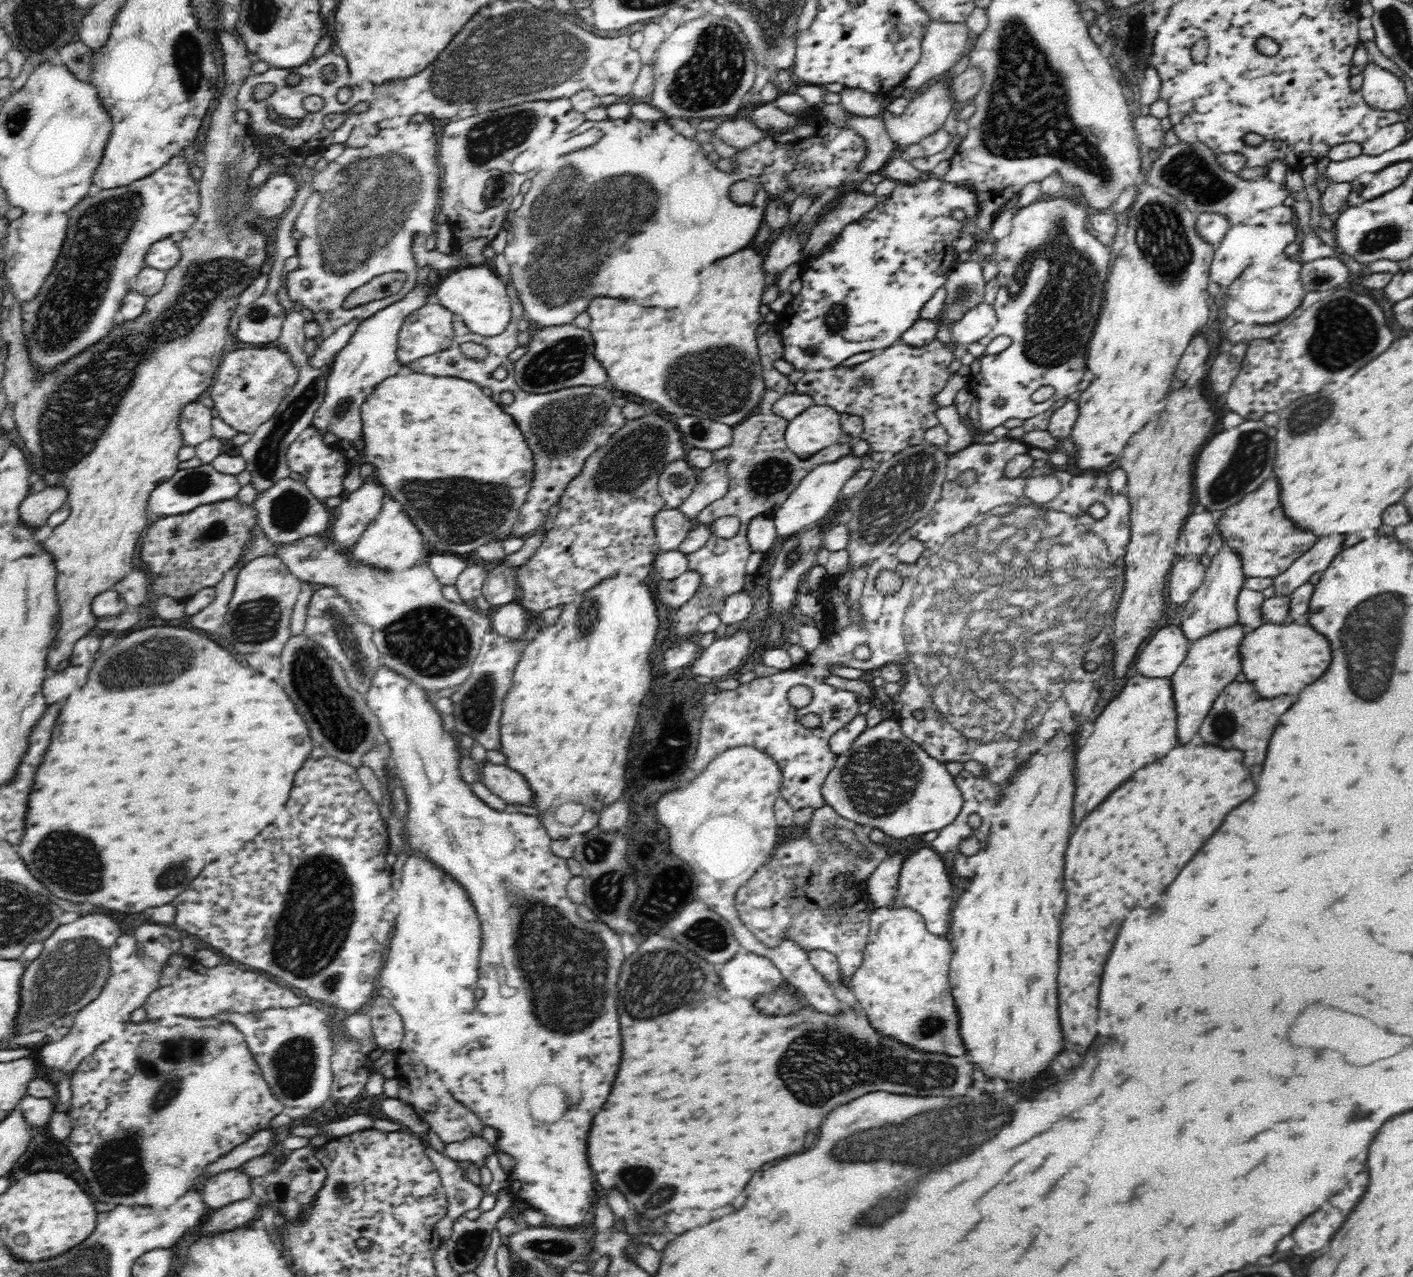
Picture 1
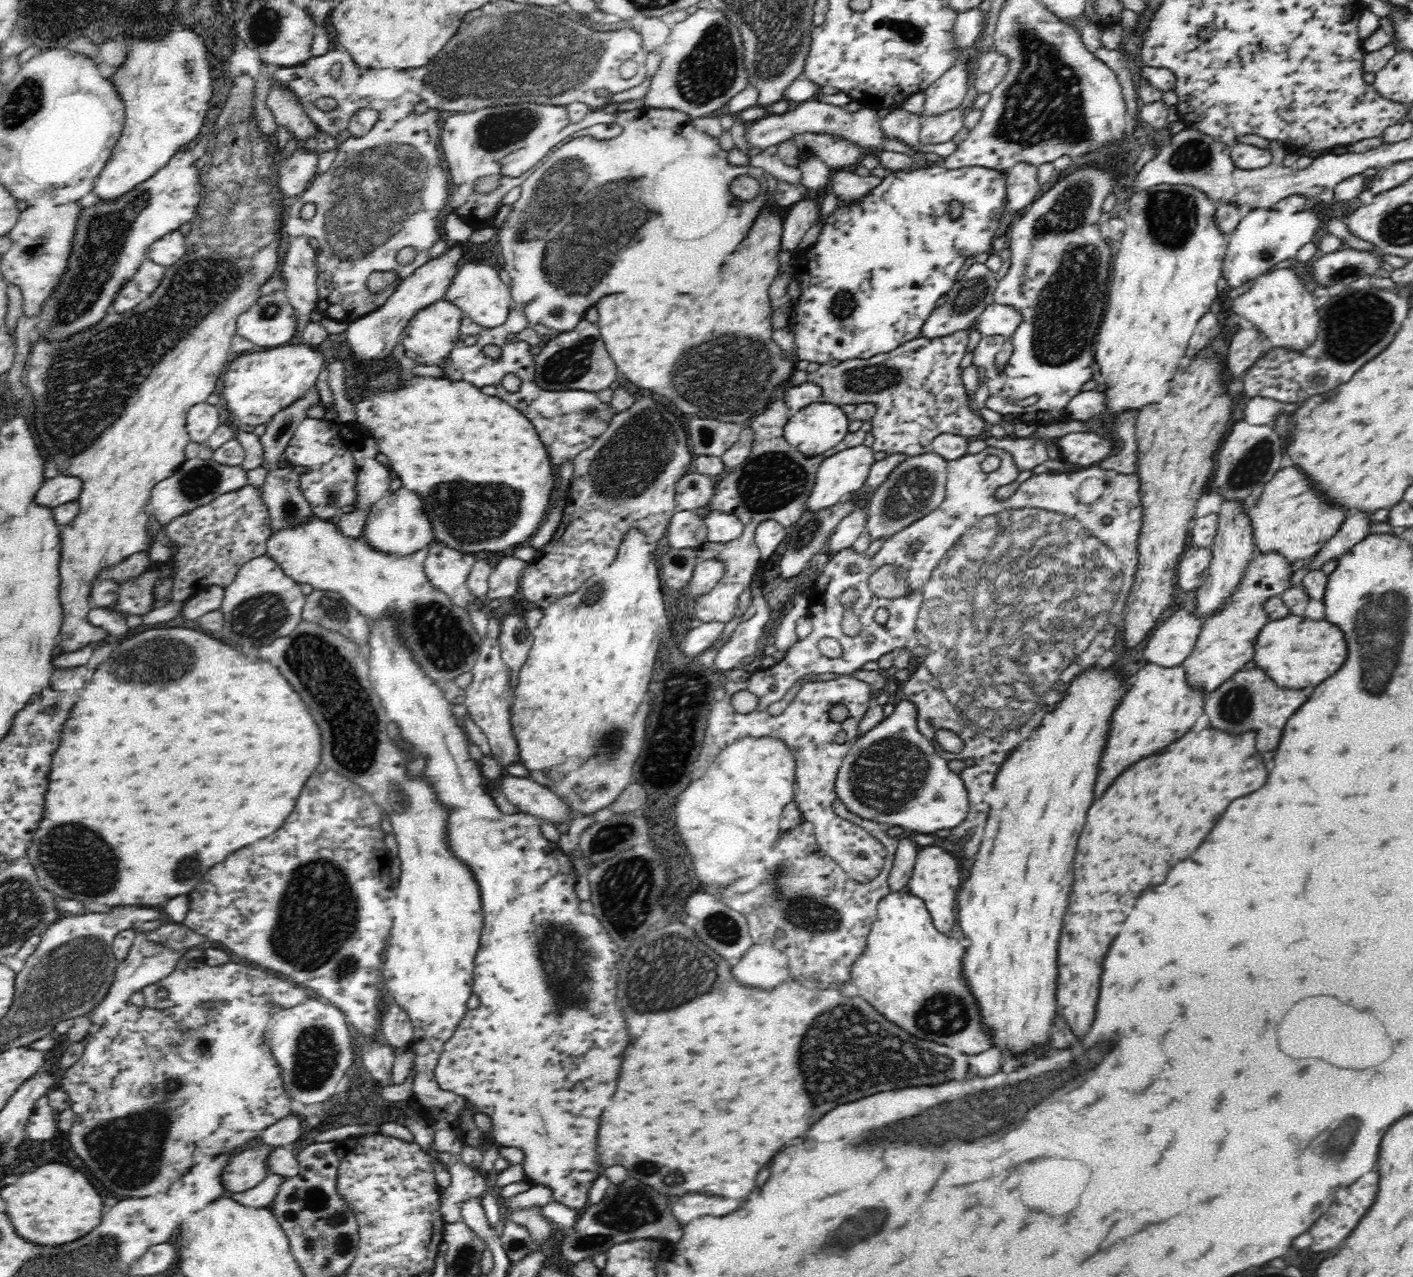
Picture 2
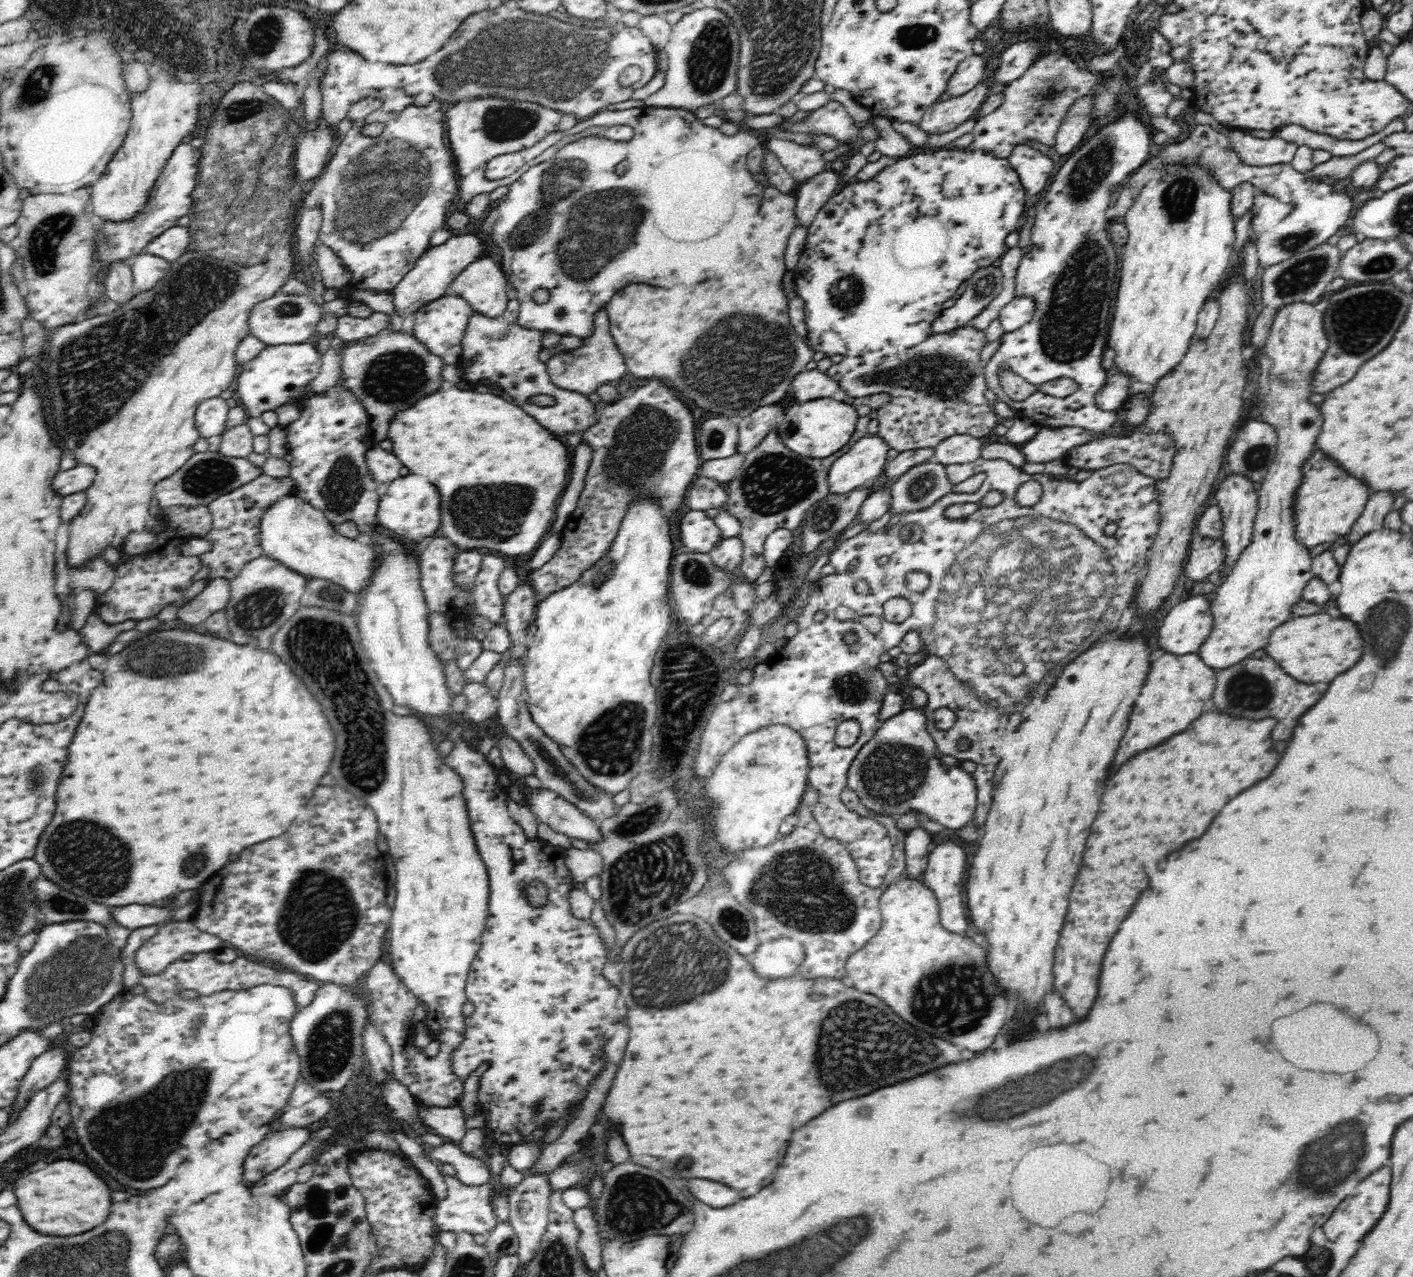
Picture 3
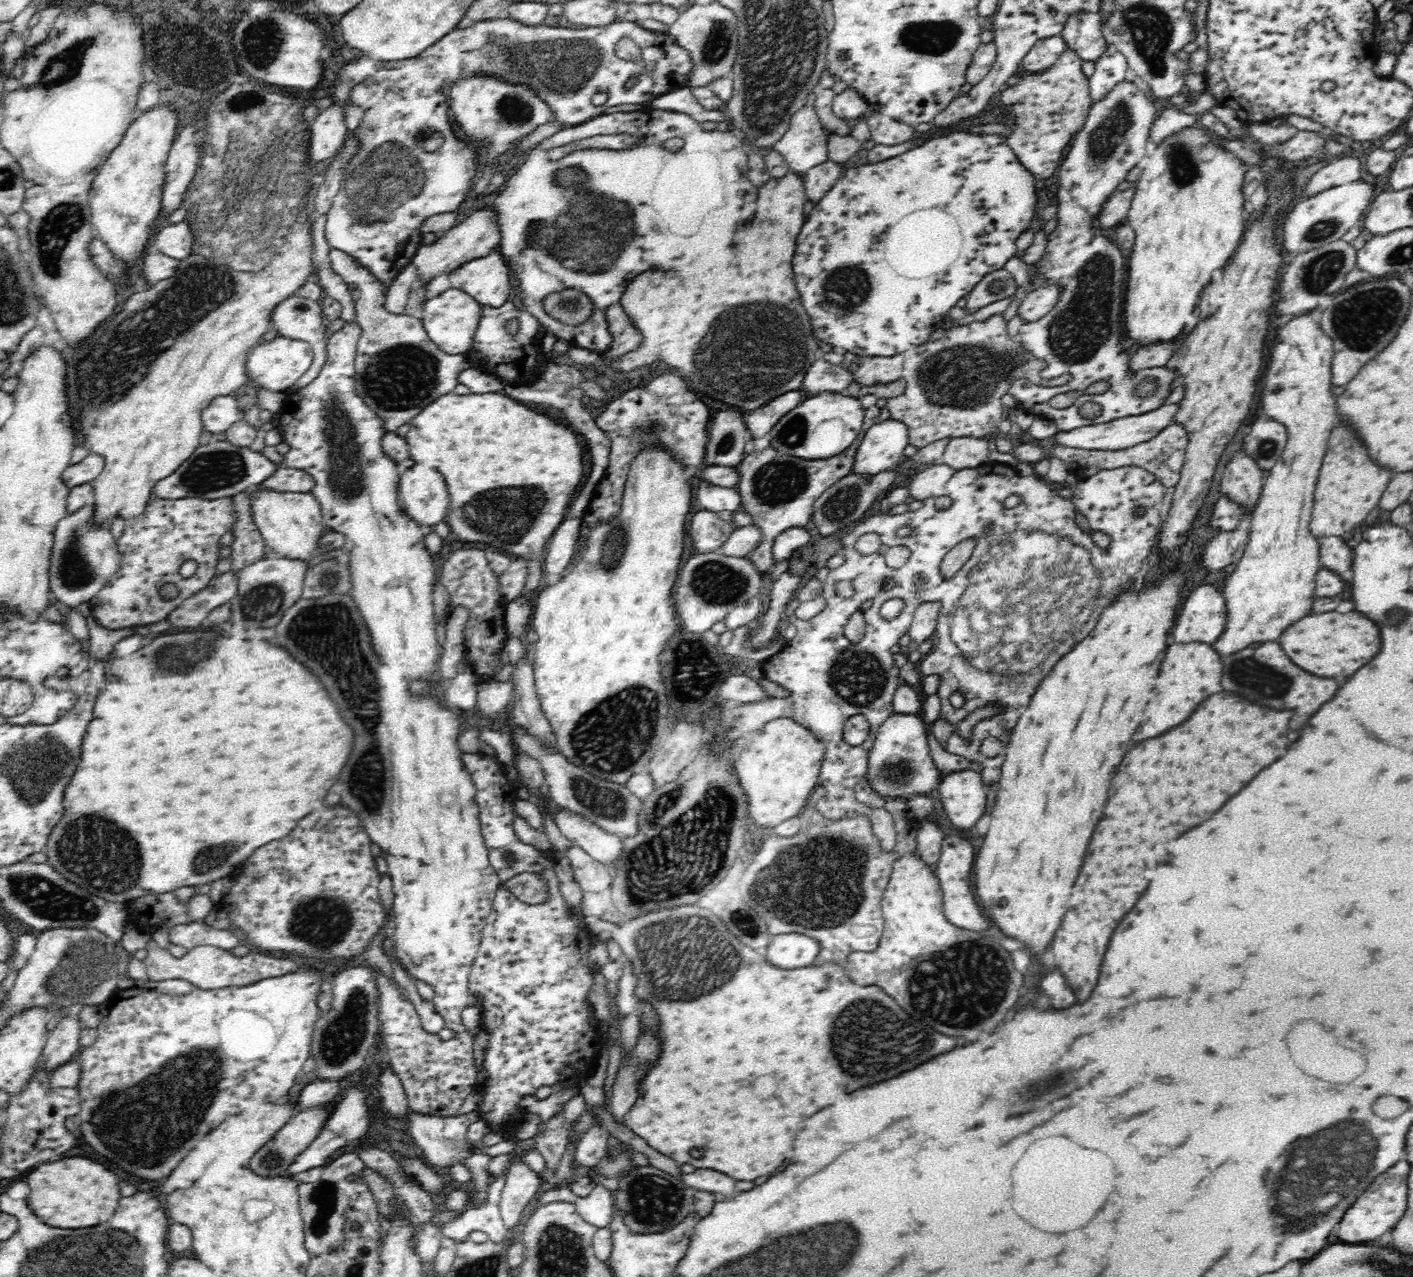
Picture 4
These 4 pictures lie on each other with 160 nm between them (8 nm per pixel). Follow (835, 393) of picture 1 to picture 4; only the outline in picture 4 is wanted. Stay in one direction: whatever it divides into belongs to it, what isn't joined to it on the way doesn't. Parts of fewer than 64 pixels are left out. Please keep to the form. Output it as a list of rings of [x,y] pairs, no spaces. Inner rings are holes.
[[[1003,313],[993,314],[983,321],[957,324],[948,328],[938,340],[928,340],[921,346],[892,357],[862,357],[850,367],[855,380],[862,385],[892,382],[904,379],[907,388],[898,396],[888,397],[883,406],[890,412],[890,418],[902,420],[910,429],[910,444],[918,449],[931,442],[950,436],[952,438],[970,436],[986,437],[997,429],[997,425],[1006,419],[1007,408],[1002,405],[1002,396],[1009,394],[1010,388],[1021,379],[1034,383],[1040,380],[1043,367],[1041,359],[1035,358],[1033,351],[1020,341],[1018,336],[1008,334],[1008,320]]]

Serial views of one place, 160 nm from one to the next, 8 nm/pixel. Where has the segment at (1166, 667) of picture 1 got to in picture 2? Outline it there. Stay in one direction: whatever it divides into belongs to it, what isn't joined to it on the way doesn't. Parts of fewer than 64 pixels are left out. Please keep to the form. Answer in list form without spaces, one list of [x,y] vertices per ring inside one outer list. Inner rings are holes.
[[[1177,608],[1158,628],[1154,628],[1144,654],[1150,663],[1171,667],[1183,663],[1193,653],[1204,620],[1198,613]]]

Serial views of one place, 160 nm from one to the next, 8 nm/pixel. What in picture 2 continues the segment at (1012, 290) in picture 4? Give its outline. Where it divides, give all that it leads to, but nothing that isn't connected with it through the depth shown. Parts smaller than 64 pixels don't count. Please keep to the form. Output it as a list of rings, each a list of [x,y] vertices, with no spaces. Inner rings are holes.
[[[980,260],[972,264],[962,278],[952,286],[952,290],[946,294],[945,302],[935,308],[930,318],[924,322],[920,336],[934,338],[955,333],[957,330],[967,330],[986,308],[995,303],[994,296],[996,296],[998,284],[996,273],[992,272],[984,261]]]

